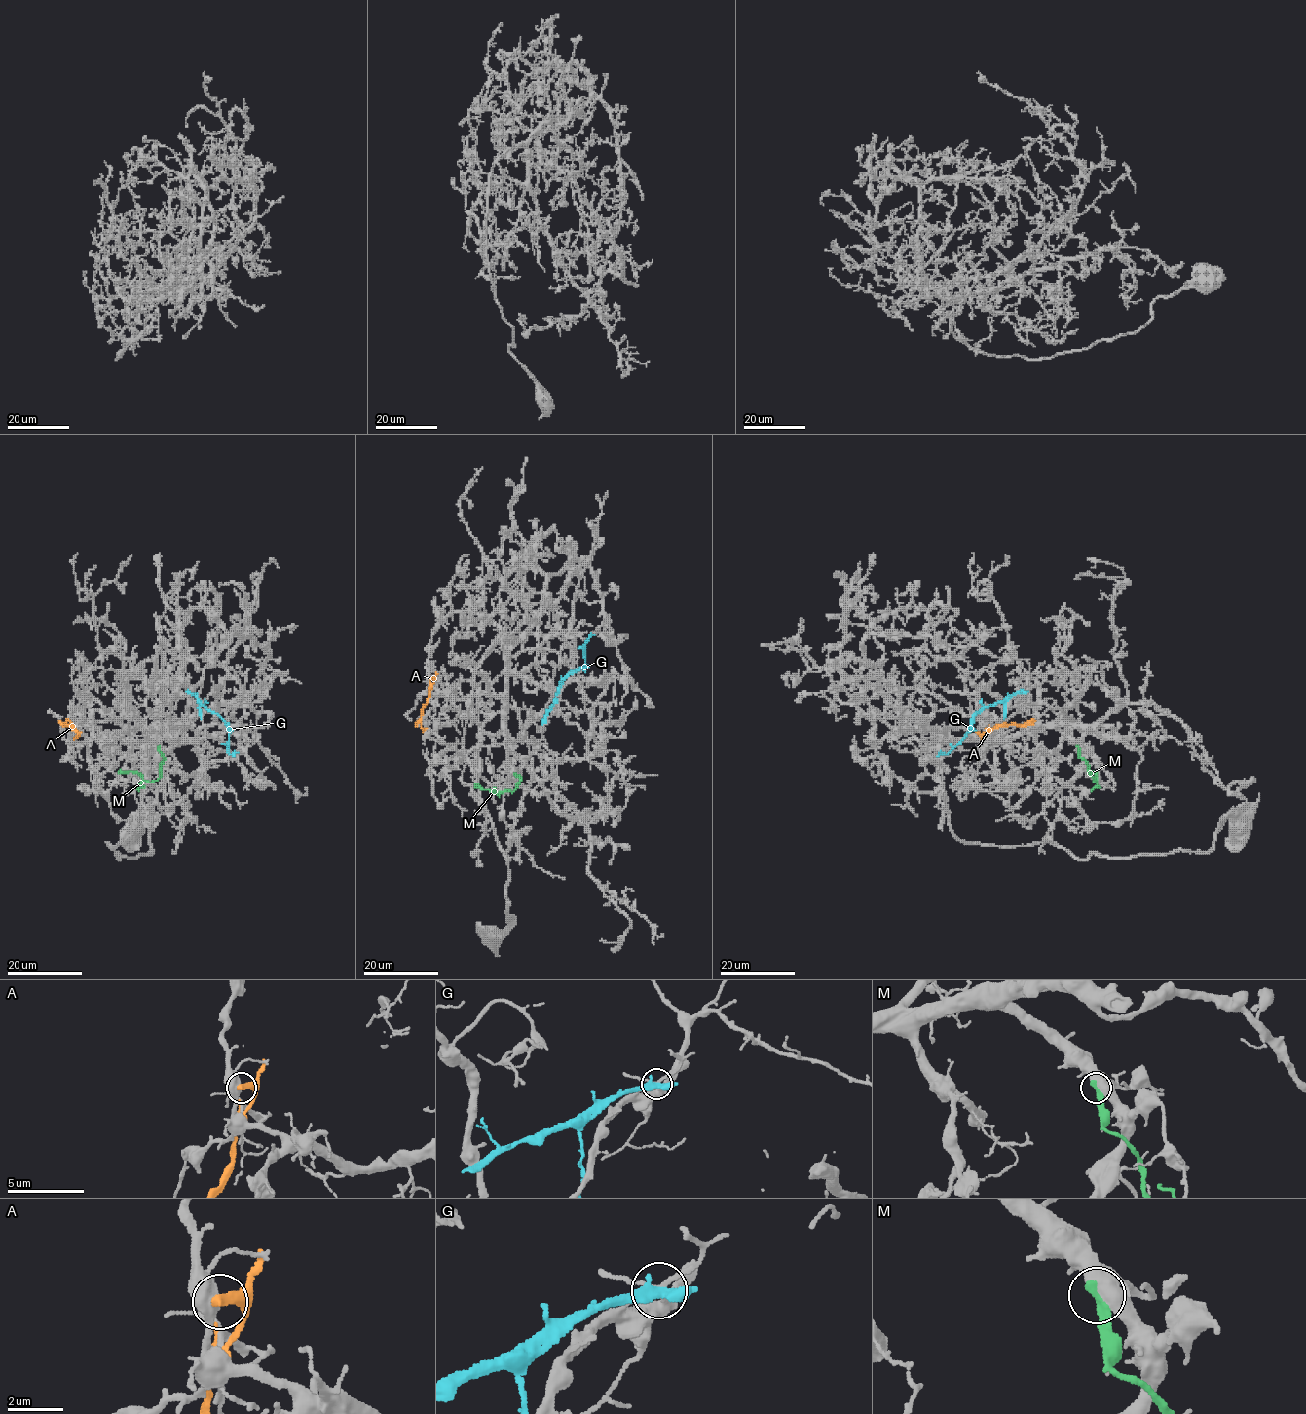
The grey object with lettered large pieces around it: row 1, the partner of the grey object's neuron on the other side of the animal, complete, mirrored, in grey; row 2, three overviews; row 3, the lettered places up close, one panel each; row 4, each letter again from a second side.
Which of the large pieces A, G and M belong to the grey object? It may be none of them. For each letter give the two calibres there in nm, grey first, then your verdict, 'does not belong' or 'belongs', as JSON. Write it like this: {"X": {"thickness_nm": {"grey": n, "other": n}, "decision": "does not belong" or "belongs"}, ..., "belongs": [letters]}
{"A": {"thickness_nm": {"grey": 500, "other": 400}, "decision": "does not belong"}, "G": {"thickness_nm": {"grey": 140, "other": 400}, "decision": "does not belong"}, "M": {"thickness_nm": {"grey": 500, "other": 320}, "decision": "does not belong"}, "belongs": []}

